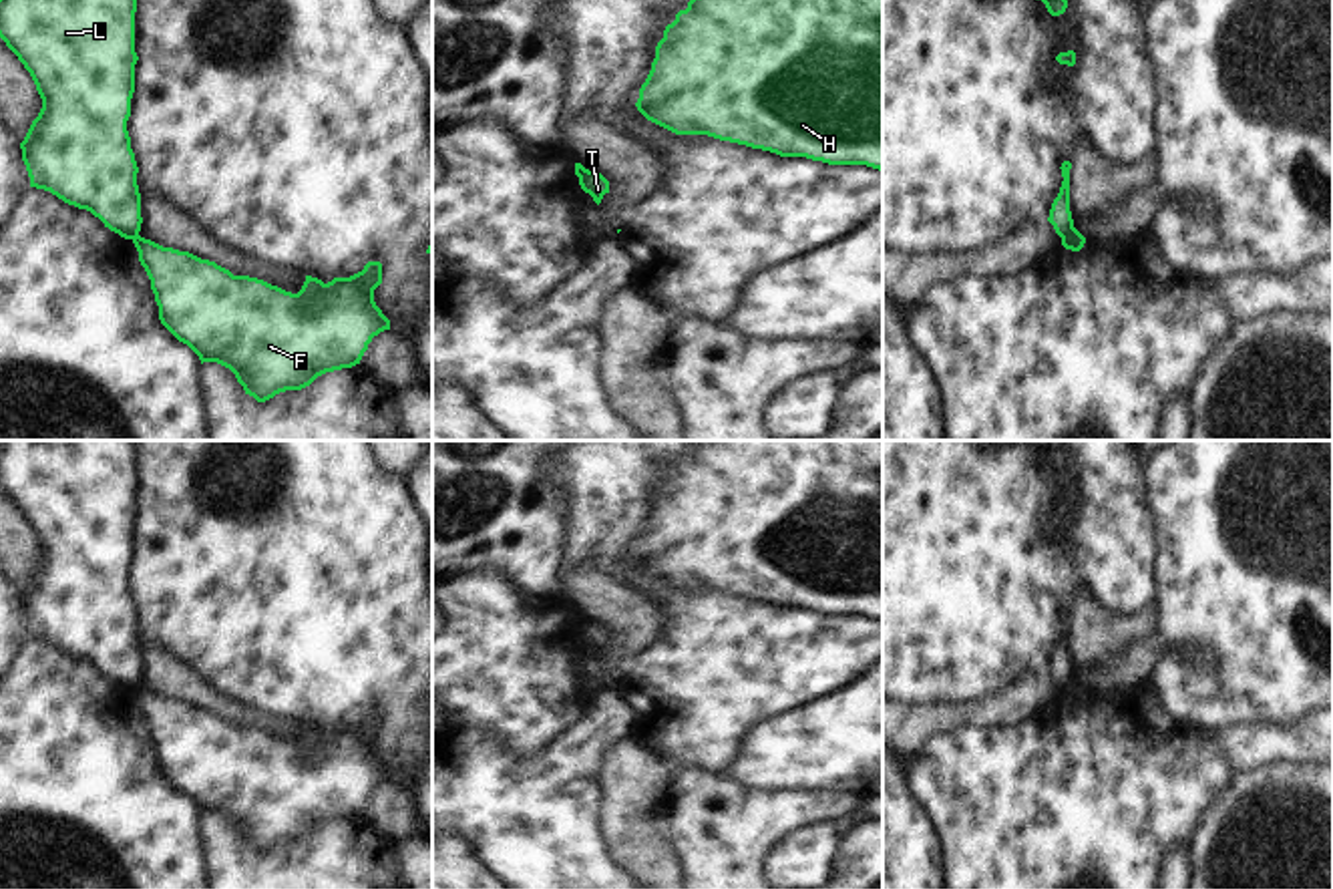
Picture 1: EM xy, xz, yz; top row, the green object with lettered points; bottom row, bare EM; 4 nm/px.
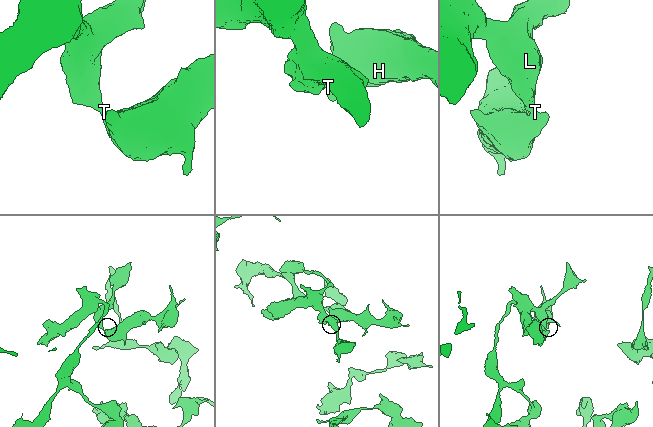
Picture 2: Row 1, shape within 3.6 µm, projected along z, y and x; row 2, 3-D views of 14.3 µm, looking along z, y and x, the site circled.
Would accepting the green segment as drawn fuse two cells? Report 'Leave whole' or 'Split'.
Split

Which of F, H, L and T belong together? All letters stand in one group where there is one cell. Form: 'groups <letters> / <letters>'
groups F H T / L

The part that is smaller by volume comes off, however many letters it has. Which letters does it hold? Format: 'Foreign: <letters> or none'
Foreign: F, H, T

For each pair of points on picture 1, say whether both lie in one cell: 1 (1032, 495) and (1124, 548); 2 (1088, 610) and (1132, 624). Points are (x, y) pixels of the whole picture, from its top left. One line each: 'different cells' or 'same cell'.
1: same cell
2: same cell

